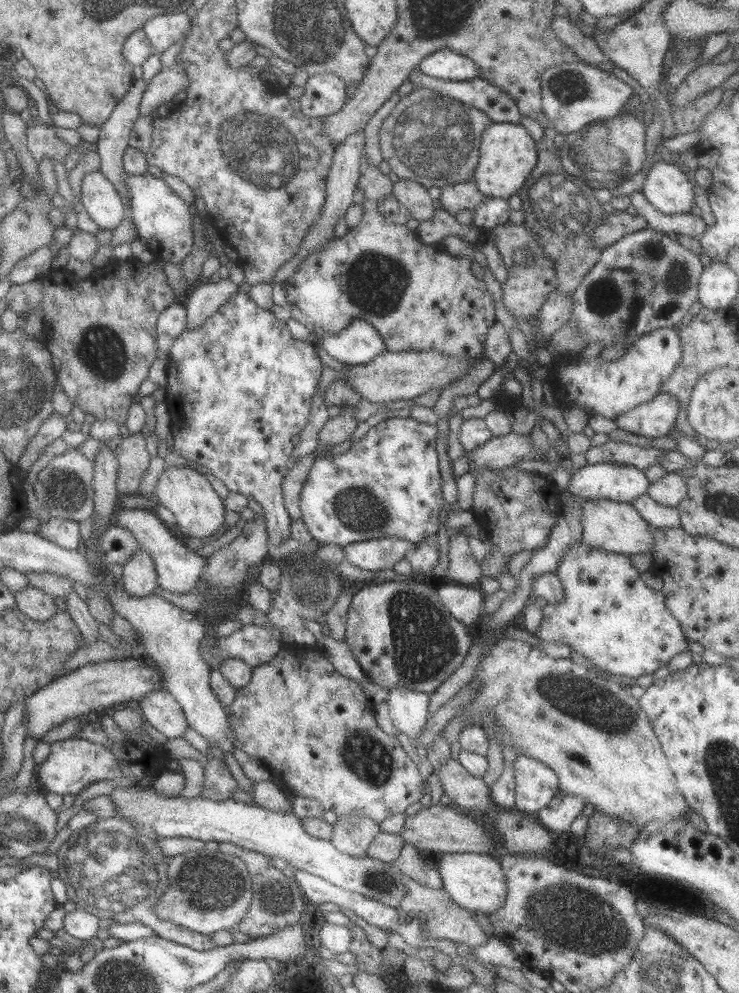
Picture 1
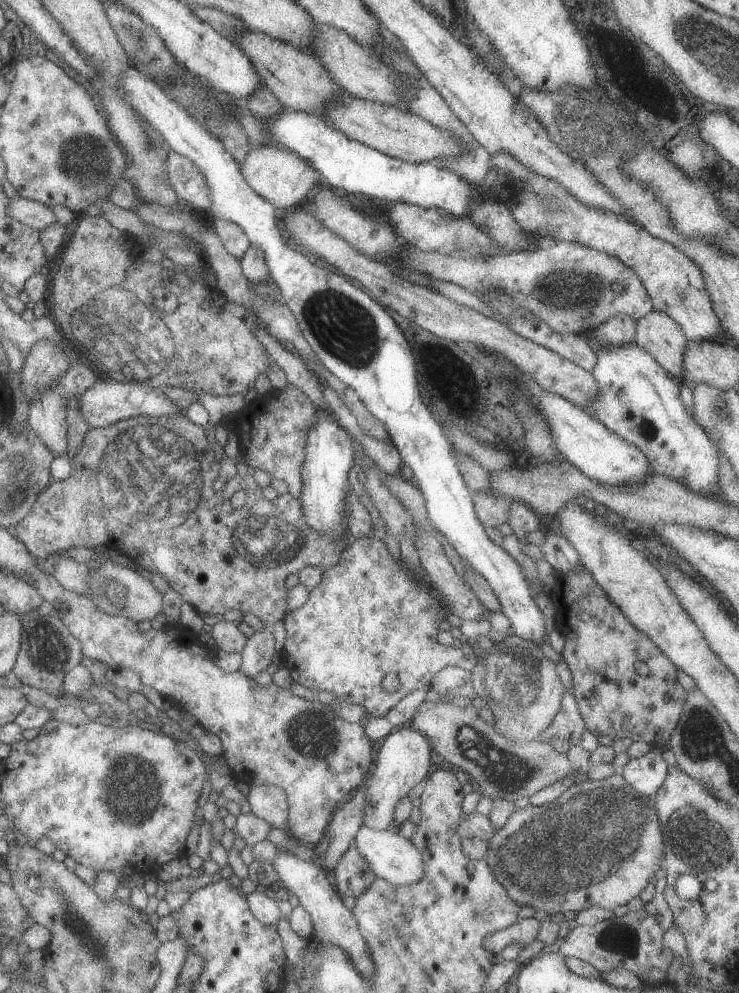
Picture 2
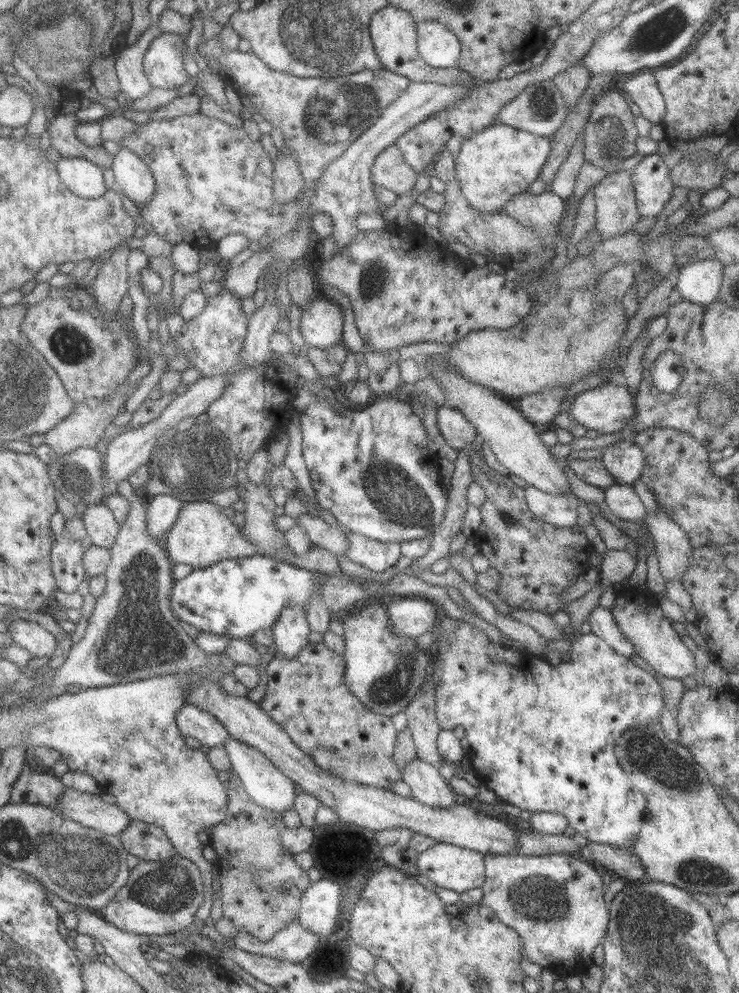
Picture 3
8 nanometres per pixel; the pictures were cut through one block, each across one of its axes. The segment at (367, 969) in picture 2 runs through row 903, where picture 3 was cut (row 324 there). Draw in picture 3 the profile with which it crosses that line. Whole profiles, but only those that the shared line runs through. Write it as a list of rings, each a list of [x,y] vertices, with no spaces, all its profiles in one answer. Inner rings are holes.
[[[313,299],[300,312],[298,330],[306,347],[322,349],[343,342],[342,325],[343,316],[336,303]]]

